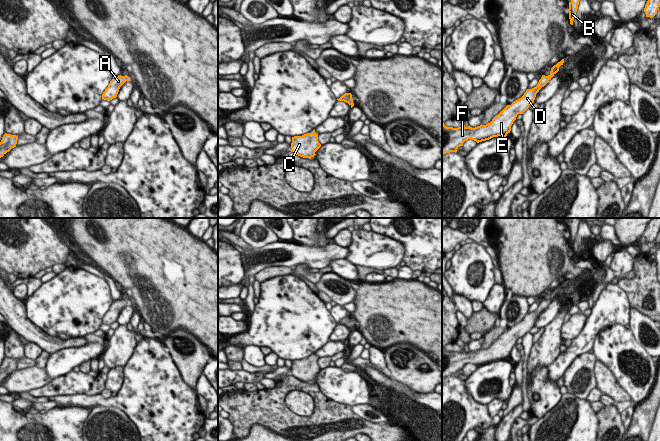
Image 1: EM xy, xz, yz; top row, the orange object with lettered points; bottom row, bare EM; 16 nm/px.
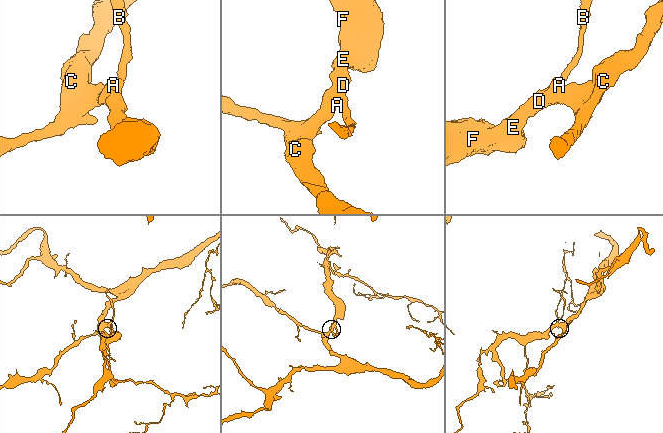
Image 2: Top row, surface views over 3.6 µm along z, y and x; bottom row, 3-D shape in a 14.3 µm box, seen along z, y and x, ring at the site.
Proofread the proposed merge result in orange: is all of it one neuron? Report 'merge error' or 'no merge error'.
no merge error

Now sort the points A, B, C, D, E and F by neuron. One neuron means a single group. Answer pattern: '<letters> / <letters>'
A B C D E F

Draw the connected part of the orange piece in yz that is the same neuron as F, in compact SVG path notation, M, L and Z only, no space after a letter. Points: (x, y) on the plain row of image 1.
M564 283L551 292L548 300L542 299L536 311L527 313L524 319L514 325L511 329L507 329L492 345L486 349L480 349L475 352L466 351L463 346L458 352L447 351L442 346L442 379L450 376L457 376L460 370L468 363L477 367L489 364L493 361L506 361L511 355L511 350L516 344L518 338L523 338L531 328L534 327L536 318L544 311L551 302L559 295L559 291L563 289Z

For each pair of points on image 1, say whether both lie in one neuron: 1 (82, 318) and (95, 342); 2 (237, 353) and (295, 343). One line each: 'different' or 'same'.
1: different
2: different

